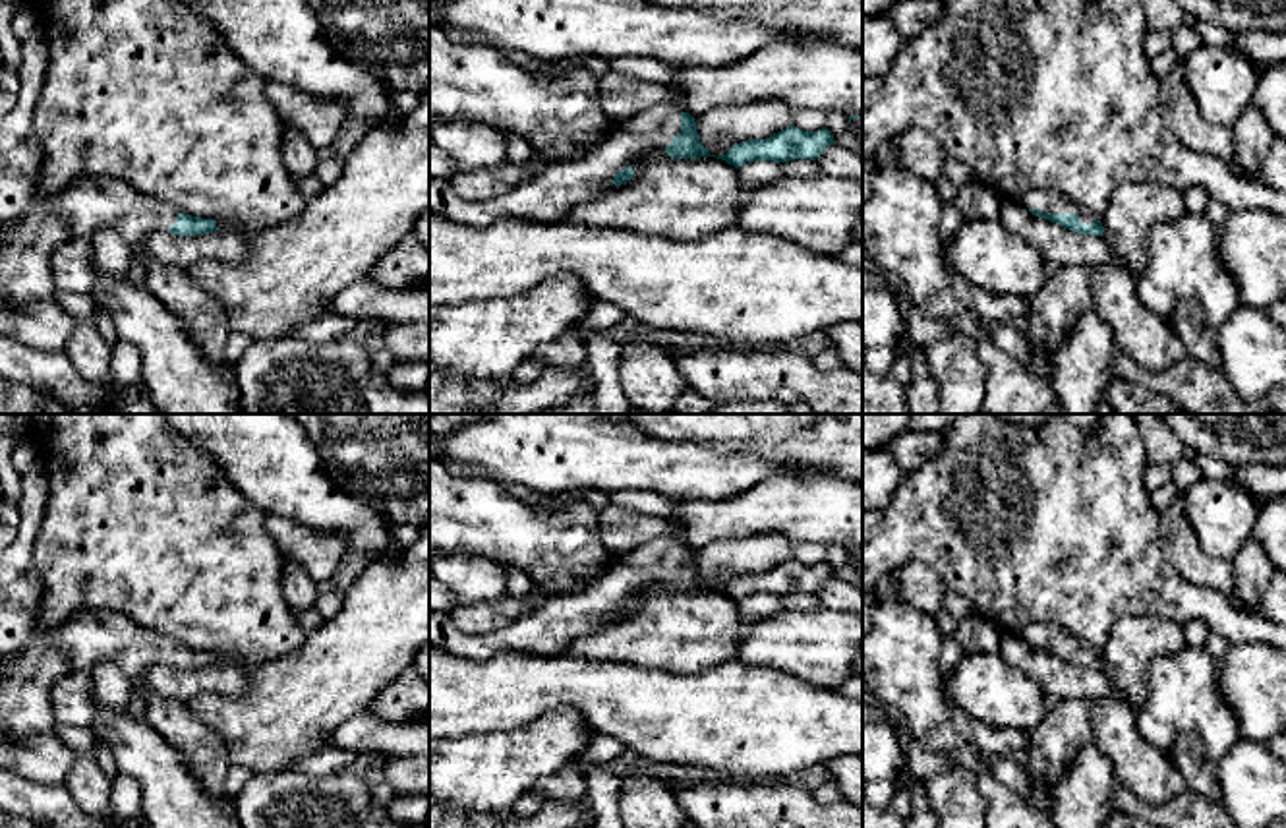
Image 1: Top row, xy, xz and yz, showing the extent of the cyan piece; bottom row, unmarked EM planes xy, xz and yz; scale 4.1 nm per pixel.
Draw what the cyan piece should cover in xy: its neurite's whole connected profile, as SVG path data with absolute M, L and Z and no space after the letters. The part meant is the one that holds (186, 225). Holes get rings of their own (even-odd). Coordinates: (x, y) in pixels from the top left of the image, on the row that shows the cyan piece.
M108 176L70 184L54 195L54 209L68 219L72 234L91 238L101 228L112 228L139 257L141 240L159 230L176 236L219 230L213 219L178 213L172 205Z

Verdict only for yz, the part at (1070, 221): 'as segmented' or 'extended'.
extended

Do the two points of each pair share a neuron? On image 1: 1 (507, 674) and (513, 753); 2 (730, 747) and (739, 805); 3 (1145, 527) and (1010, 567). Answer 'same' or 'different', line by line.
1: different
2: different
3: same

